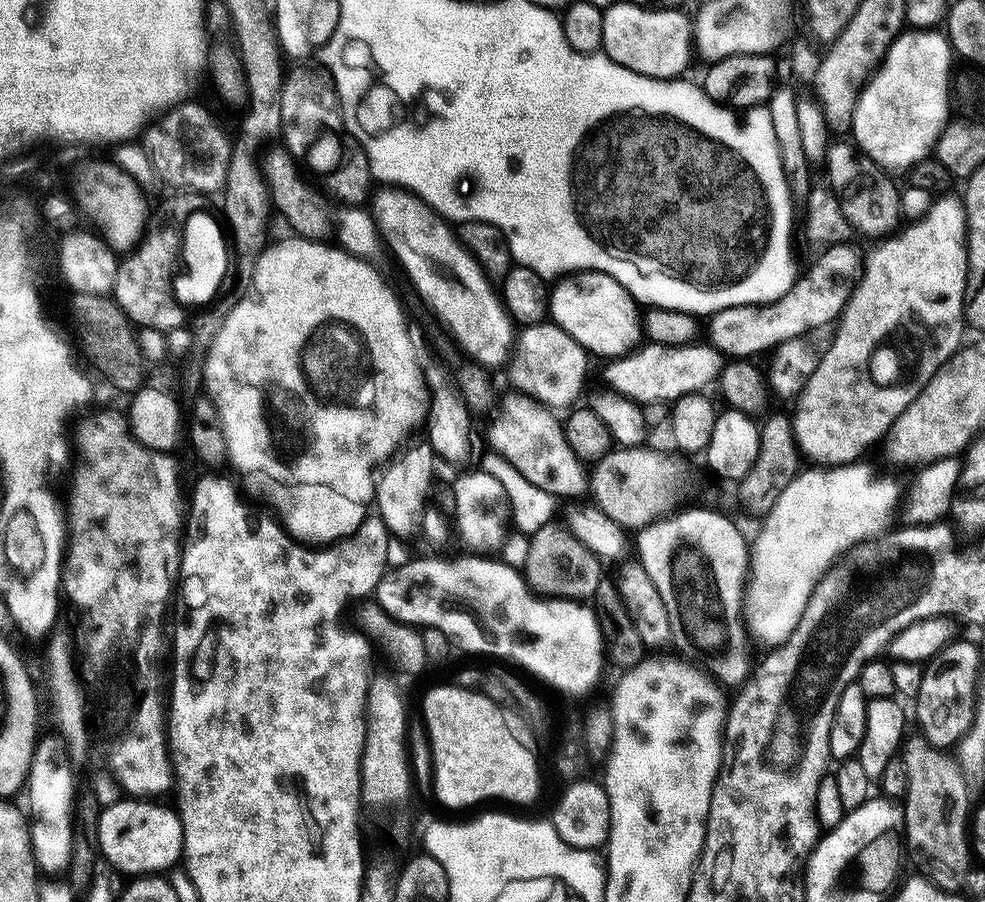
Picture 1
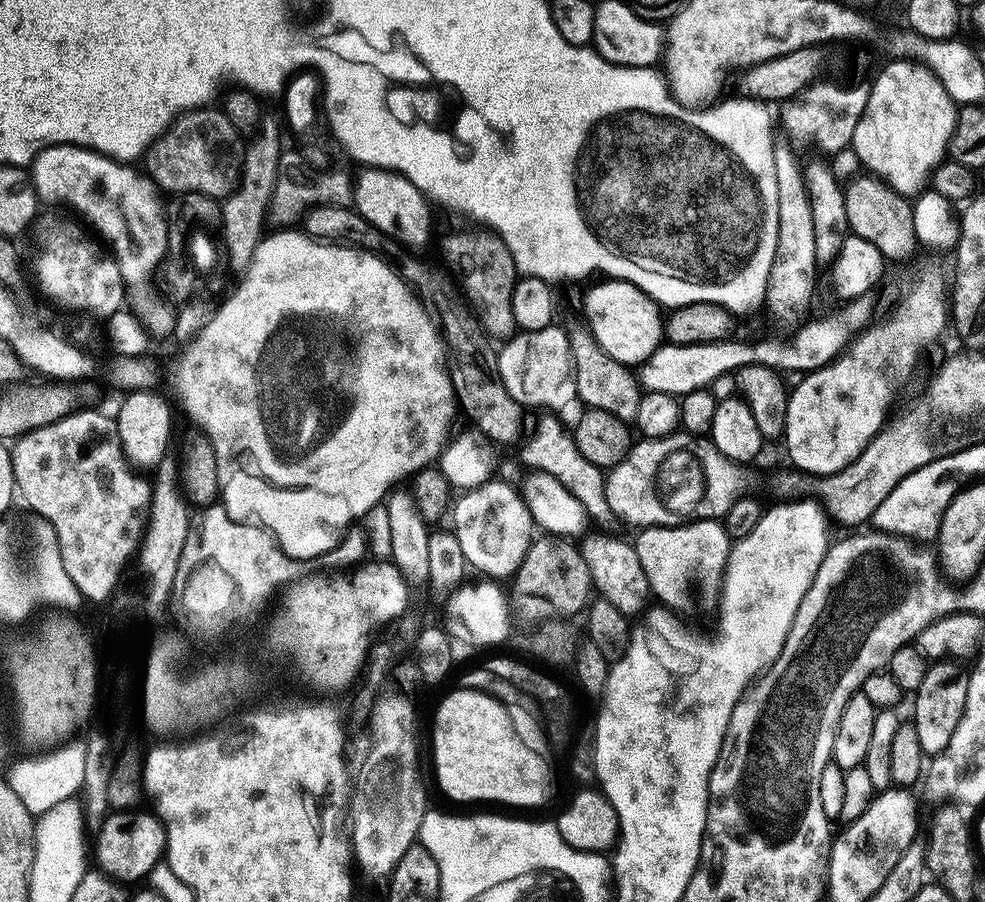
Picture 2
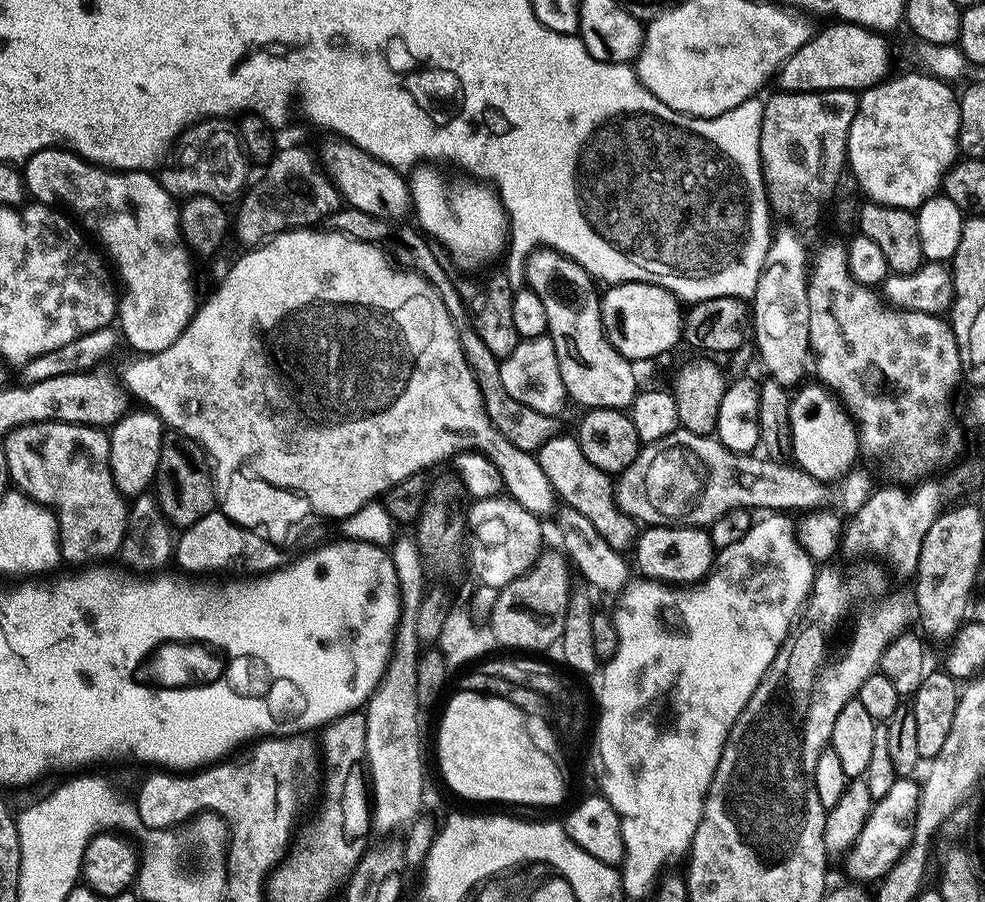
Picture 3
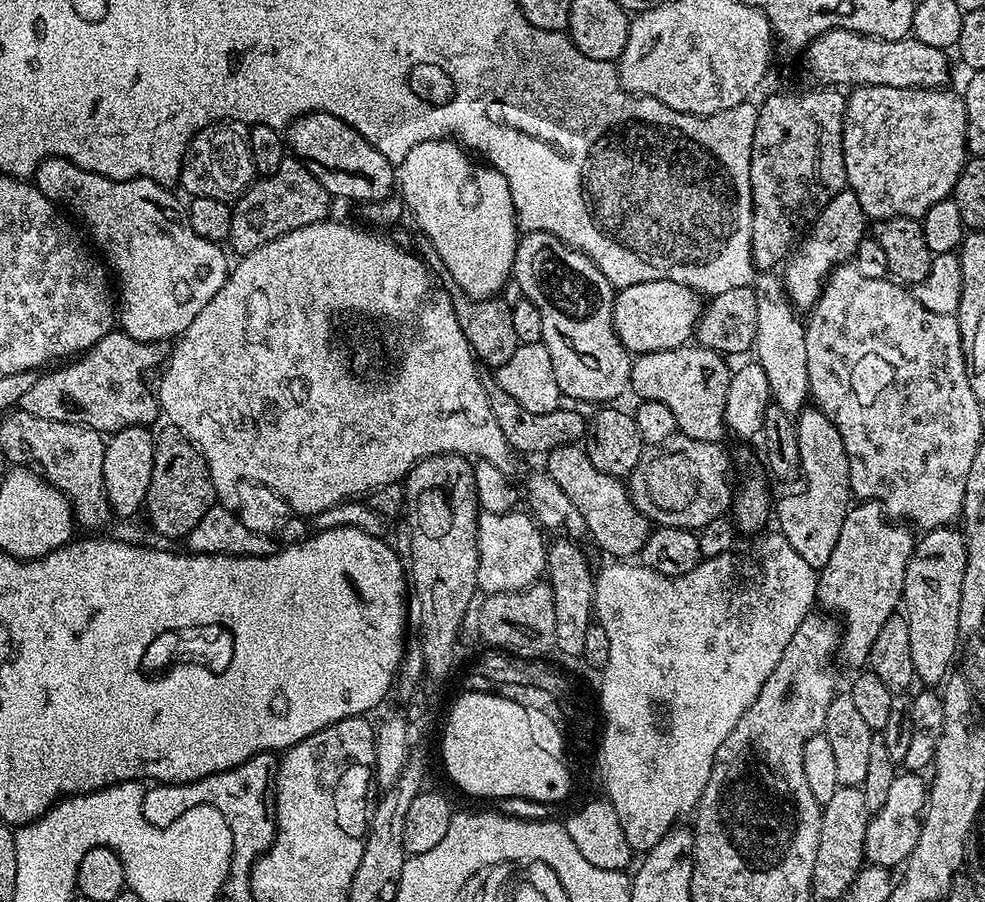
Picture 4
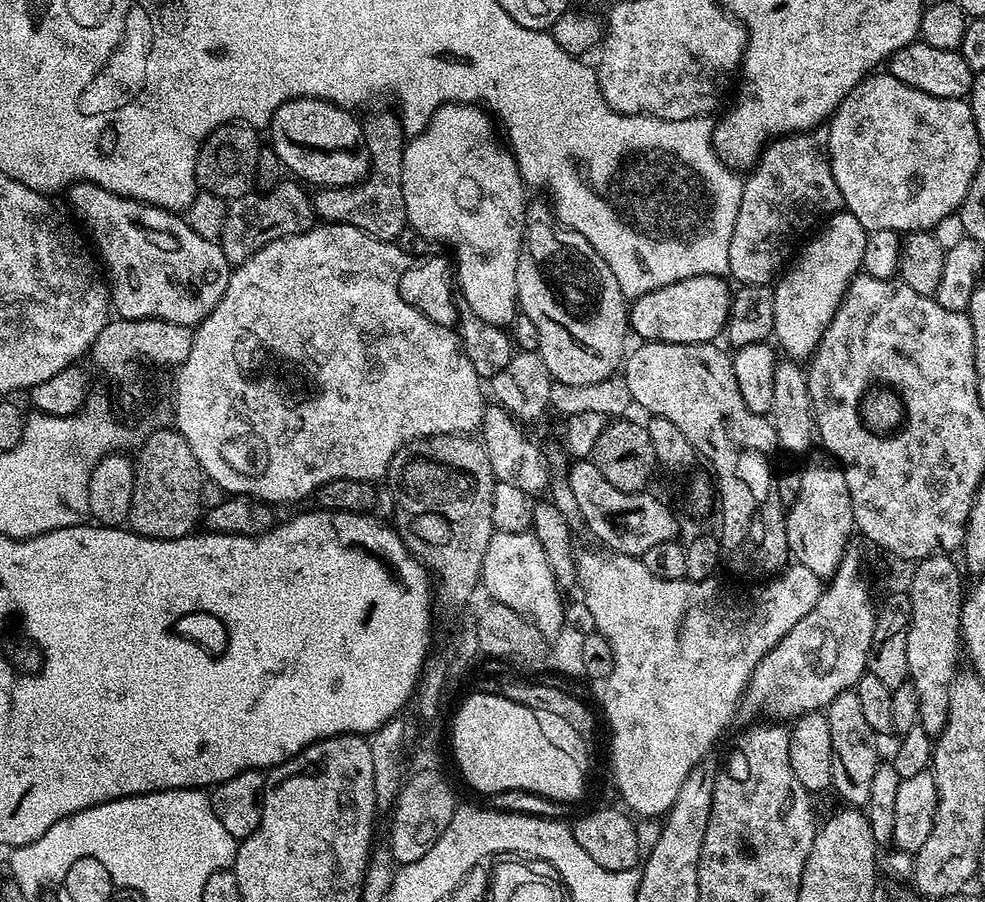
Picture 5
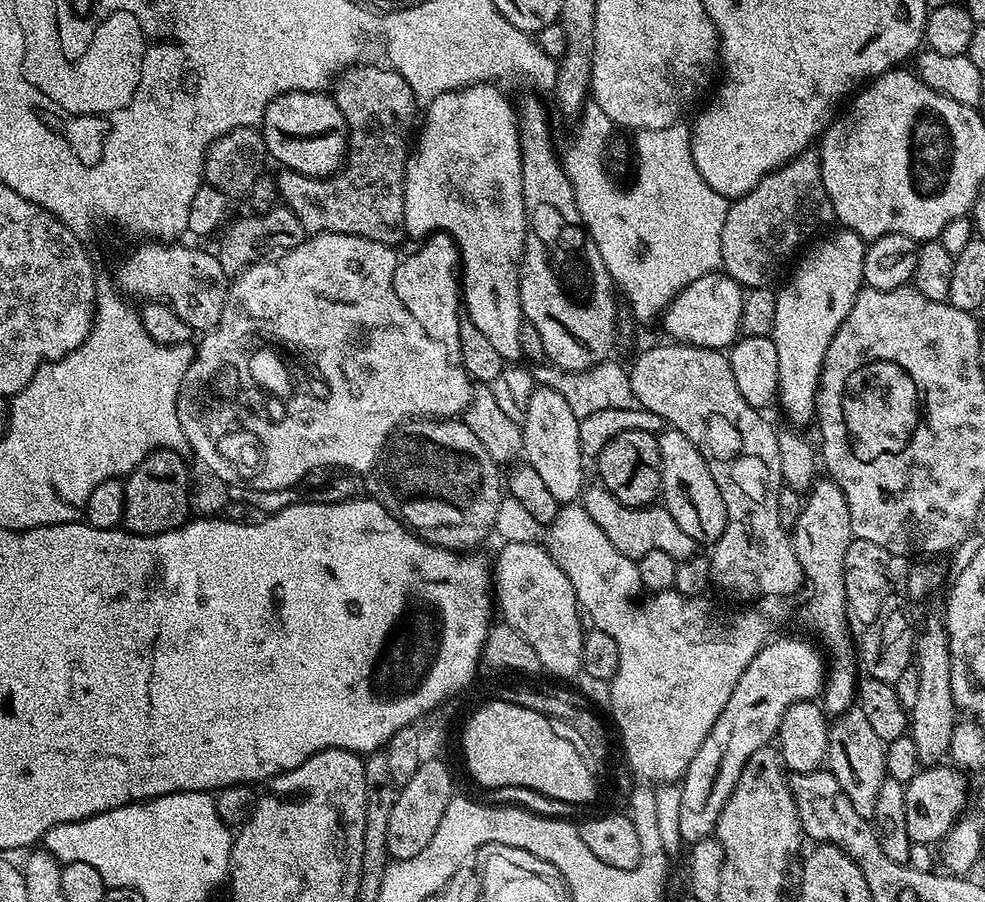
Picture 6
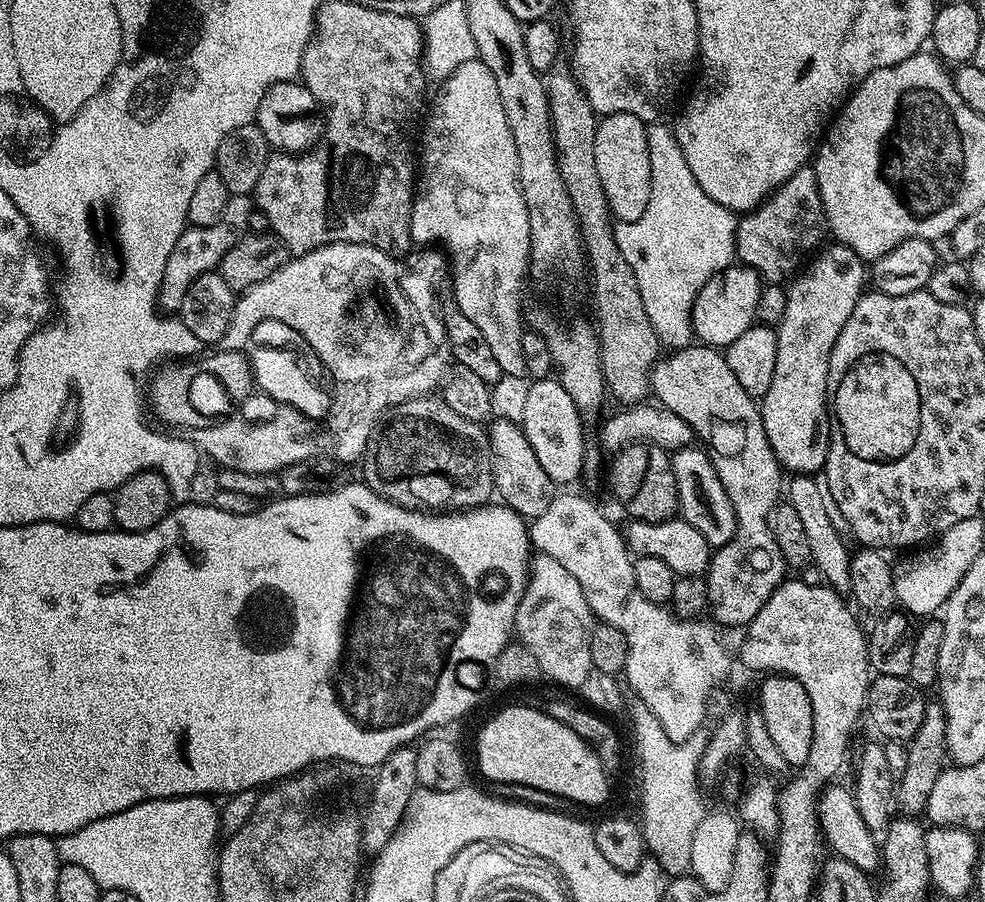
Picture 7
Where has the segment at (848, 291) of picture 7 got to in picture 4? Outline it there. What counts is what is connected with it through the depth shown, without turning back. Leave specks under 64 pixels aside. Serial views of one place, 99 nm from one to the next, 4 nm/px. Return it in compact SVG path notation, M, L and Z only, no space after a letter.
M845 188L823 207L821 214L809 228L807 234L797 243L789 257L782 279L788 299L797 310L811 310L820 297L829 273L839 264L851 261L858 246L866 238L868 219L858 196Z

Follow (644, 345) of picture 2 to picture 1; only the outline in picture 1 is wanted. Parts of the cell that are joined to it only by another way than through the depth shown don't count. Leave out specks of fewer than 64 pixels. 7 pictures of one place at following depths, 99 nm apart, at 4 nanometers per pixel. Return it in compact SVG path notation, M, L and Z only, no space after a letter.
M574 272L559 277L550 288L548 311L551 323L566 330L593 357L624 356L642 340L642 312L637 301L617 280L601 272Z

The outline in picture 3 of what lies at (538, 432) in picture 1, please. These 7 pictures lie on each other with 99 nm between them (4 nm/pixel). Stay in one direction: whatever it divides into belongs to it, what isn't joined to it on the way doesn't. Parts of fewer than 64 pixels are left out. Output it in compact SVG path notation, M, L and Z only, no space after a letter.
M557 434L541 446L538 459L542 470L548 475L552 491L565 501L567 507L578 510L582 518L590 518L590 526L610 542L610 546L619 552L627 553L636 543L638 522L632 516L621 512L616 504L614 480L609 473L598 470L594 462L586 462L586 454L582 454L582 446L578 446L575 435Z

